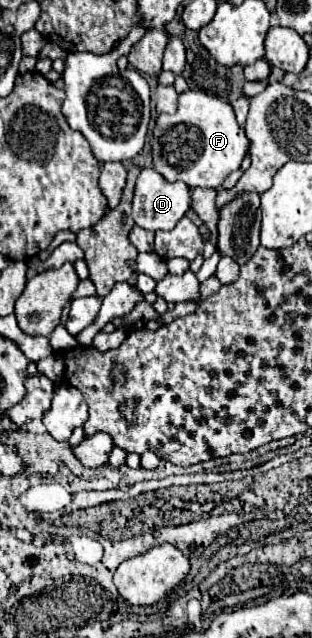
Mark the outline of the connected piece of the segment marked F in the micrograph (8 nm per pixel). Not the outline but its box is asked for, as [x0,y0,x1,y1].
[151,90,251,188]

